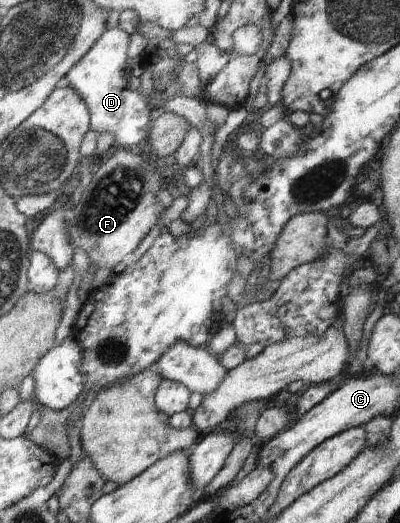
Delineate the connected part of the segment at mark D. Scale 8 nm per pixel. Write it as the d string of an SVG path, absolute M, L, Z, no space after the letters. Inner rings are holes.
M112 28L103 33L98 44L75 65L74 69L63 81L67 87L75 89L83 101L90 107L92 131L106 134L111 132L113 144L131 149L135 145L139 150L149 142L151 110L147 99L137 90L131 89L131 66L127 65L127 49L131 43L131 35L123 29Z

